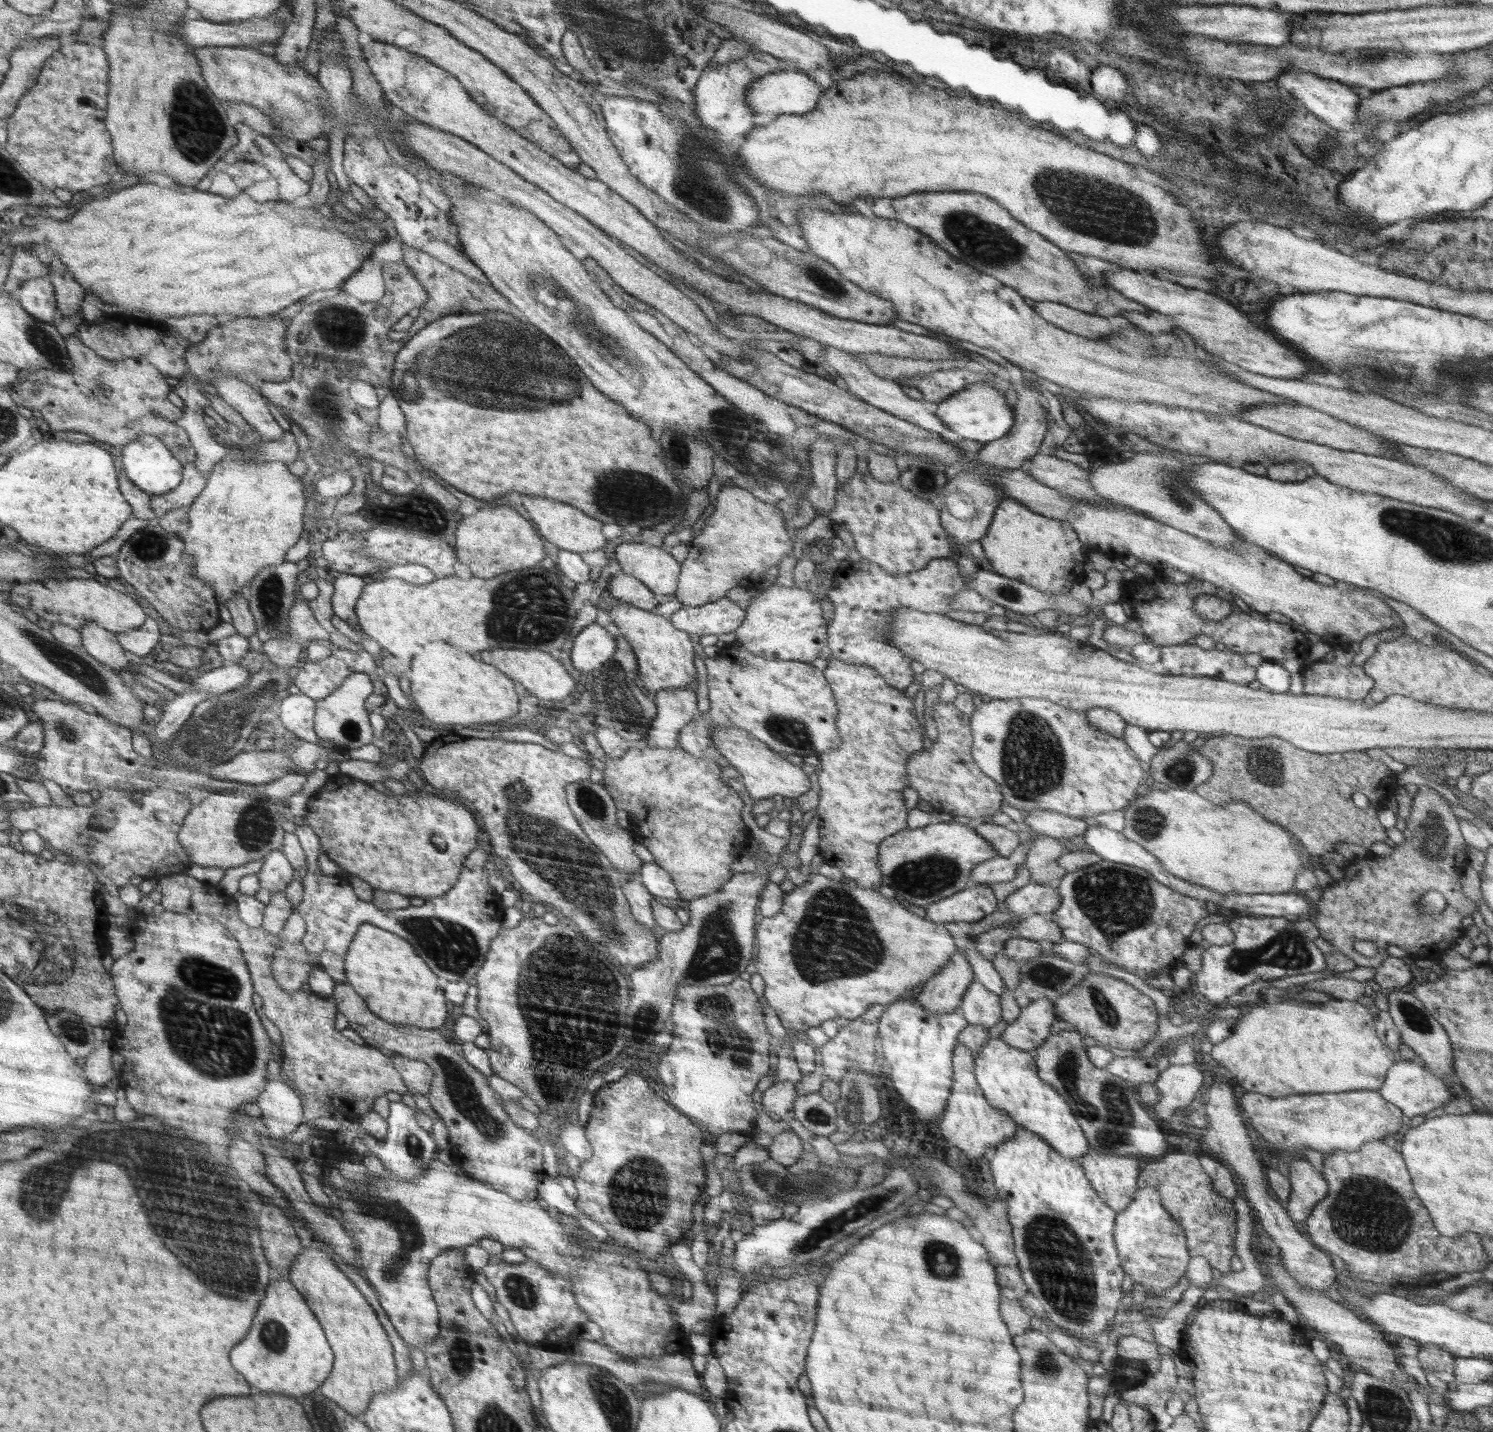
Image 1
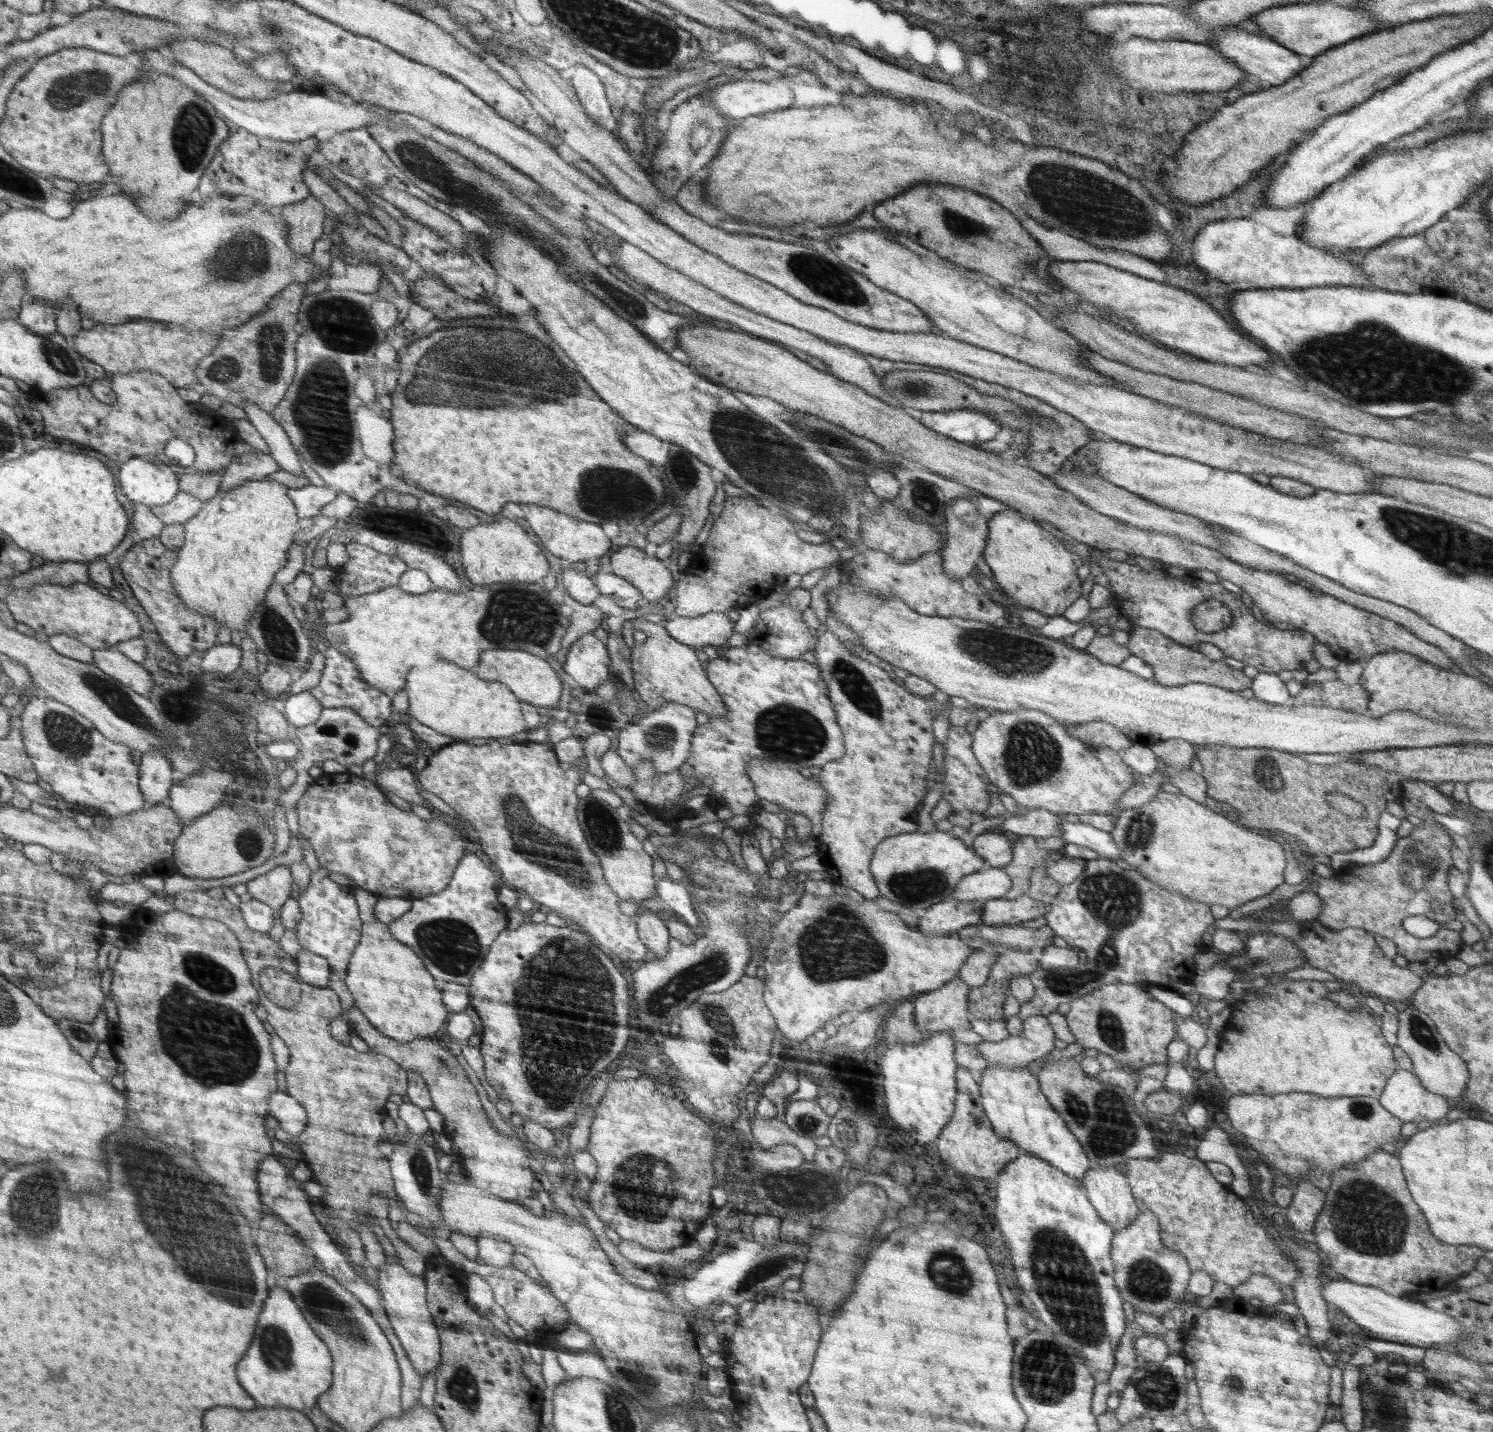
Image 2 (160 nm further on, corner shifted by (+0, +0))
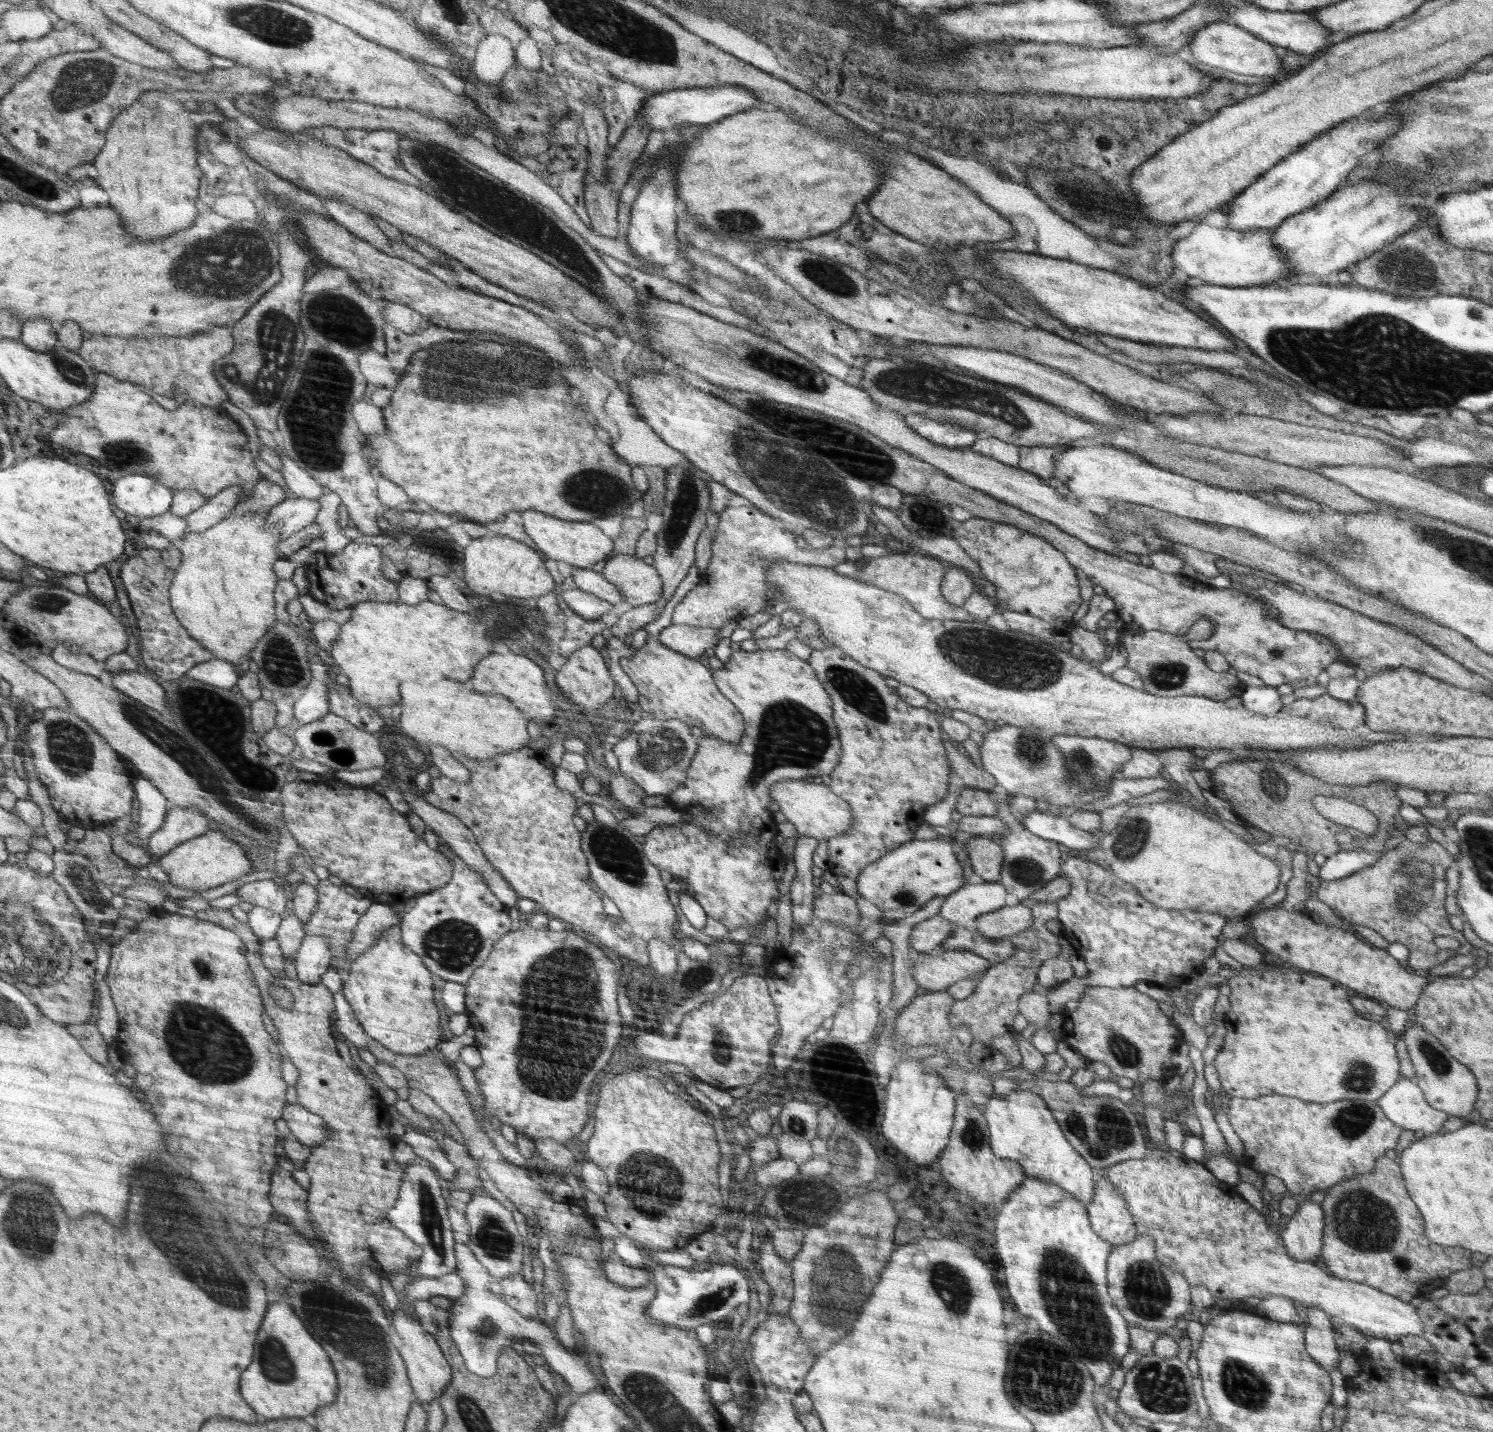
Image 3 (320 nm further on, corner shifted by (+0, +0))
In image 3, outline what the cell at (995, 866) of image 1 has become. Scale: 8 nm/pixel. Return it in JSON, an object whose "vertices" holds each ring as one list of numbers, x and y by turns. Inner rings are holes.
{"vertices":[[973,879,964,888,945,897,939,910,944,920,949,920,956,929,967,929,981,914,998,910,1010,902,1005,885]]}

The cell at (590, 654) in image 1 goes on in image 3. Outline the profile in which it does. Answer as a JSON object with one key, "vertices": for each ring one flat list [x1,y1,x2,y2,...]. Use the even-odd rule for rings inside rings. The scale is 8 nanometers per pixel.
{"vertices":[[583,646,580,650,567,657,567,662,555,674,556,684,560,688,560,692,578,704,581,712,597,712,606,703,609,702,614,694,614,682,608,674,608,666,604,662,604,658,600,656,600,652,592,646]]}

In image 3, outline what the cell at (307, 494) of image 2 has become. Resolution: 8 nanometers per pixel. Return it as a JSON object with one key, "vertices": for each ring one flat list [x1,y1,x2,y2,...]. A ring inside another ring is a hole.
{"vertices":[[295,496,294,499,286,498,270,510,266,529,280,524,282,526,280,540,283,541,292,533,296,533,314,523,318,512,320,512,318,500]]}

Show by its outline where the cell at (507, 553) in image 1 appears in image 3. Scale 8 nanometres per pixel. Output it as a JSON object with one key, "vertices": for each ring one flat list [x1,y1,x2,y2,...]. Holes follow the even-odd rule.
{"vertices":[[506,534,473,538,463,552,463,577,468,588,476,594,489,596,499,592,508,598,537,600,554,590,554,580,534,548]]}

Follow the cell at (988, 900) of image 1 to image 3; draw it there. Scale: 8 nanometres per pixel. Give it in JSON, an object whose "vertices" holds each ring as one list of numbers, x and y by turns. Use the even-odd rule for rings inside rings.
{"vertices":[[939,914,916,925,911,931,912,950,928,953,941,946,953,933,954,925]]}

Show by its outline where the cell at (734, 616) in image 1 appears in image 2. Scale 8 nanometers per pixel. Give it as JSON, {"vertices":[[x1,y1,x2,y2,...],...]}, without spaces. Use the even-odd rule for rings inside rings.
{"vertices":[[709,612,695,616,694,618,672,617,666,621,666,628,674,640,681,641,682,644,695,646,724,646,727,640,732,636,734,630,734,619,730,619,730,612]]}

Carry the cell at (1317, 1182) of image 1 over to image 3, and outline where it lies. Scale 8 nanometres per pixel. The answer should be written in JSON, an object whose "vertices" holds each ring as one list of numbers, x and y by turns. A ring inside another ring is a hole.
{"vertices":[[1314,1201,1302,1202,1281,1233,1288,1256,1302,1262,1320,1258,1323,1226,1322,1206]]}

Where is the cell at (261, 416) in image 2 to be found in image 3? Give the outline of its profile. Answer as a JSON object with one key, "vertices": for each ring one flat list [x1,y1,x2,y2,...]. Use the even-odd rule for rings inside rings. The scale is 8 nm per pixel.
{"vertices":[[286,452,278,453,282,464,284,484,292,491,293,496,318,500,322,497,322,486,314,481,304,468,298,467]]}

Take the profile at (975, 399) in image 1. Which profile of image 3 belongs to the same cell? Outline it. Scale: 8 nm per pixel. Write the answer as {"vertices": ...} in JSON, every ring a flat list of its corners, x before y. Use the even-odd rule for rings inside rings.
{"vertices":[[916,413,905,415,904,420,910,428,926,437,926,440,932,440,934,444,946,448,970,448,978,440,977,433,972,428,966,428,959,422,934,420]]}

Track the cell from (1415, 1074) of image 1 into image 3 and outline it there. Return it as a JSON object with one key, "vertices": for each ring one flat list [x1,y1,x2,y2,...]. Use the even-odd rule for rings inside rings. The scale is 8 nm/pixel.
{"vertices":[[1402,1076,1377,1103,1386,1118,1403,1130,1423,1130,1432,1135,1442,1131,1444,1122,1448,1120,1446,1112,1436,1110,1426,1102,1416,1080]]}

